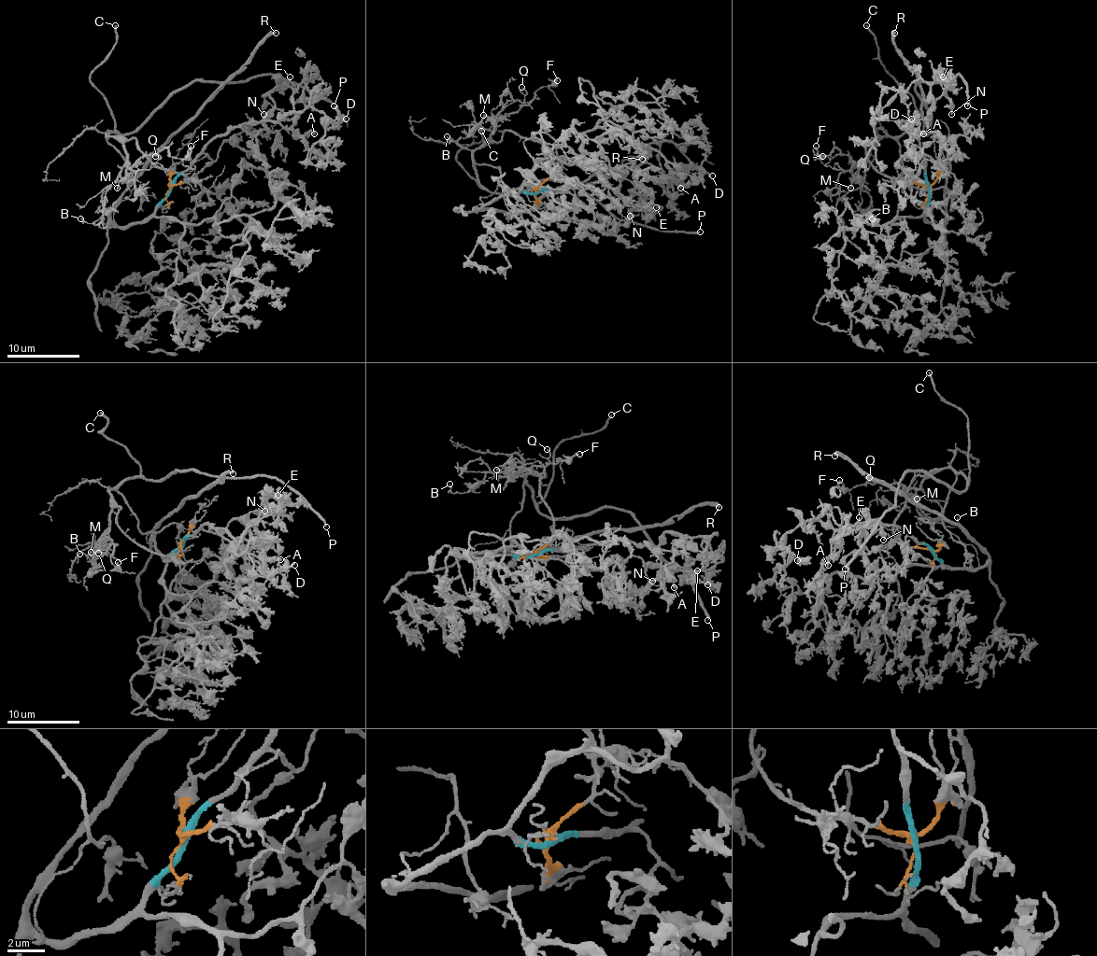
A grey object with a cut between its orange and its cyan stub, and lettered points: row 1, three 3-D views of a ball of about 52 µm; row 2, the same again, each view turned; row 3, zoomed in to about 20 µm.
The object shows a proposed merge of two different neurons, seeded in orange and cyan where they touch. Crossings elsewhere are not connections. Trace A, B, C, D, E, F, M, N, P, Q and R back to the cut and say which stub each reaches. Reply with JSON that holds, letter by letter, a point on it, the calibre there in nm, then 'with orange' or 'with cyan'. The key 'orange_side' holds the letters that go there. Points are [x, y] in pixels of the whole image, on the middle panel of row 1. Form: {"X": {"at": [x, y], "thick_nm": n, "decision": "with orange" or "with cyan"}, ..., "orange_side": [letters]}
{"A": {"at": [680, 188], "thick_nm": 190, "decision": "with cyan"}, "B": {"at": [447, 136], "thick_nm": 90, "decision": "with orange"}, "C": {"at": [481, 131], "thick_nm": 200, "decision": "with orange"}, "D": {"at": [712, 175], "thick_nm": 190, "decision": "with cyan"}, "E": {"at": [656, 207], "thick_nm": 140, "decision": "with cyan"}, "F": {"at": [557, 80], "thick_nm": 130, "decision": "with orange"}, "M": {"at": [483, 115], "thick_nm": 150, "decision": "with orange"}, "N": {"at": [630, 216], "thick_nm": 200, "decision": "with cyan"}, "P": {"at": [700, 231], "thick_nm": 190, "decision": "with orange"}, "Q": {"at": [521, 87], "thick_nm": 130, "decision": "with orange"}, "R": {"at": [642, 159], "thick_nm": 300, "decision": "with cyan"}, "orange_side": ["B", "C", "F", "M", "P", "Q"]}

